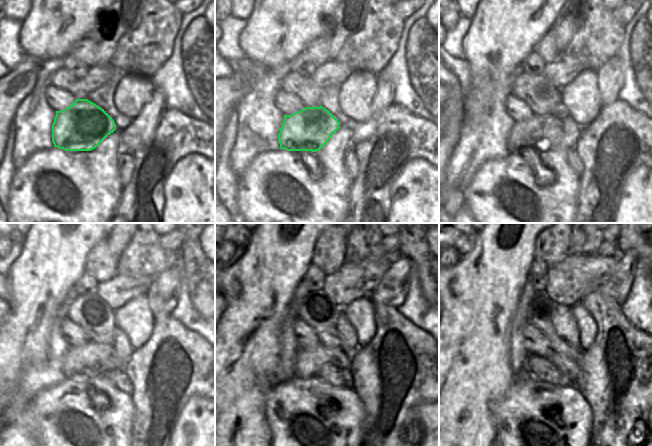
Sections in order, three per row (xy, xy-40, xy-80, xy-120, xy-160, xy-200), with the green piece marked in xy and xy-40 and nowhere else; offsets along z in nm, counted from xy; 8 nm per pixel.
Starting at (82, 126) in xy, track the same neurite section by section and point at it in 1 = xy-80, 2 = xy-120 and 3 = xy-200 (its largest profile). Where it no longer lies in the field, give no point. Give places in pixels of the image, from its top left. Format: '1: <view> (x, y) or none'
1: xy-80 (540, 133)
2: xy-120 (92, 359)
3: xy-200 (567, 366)

